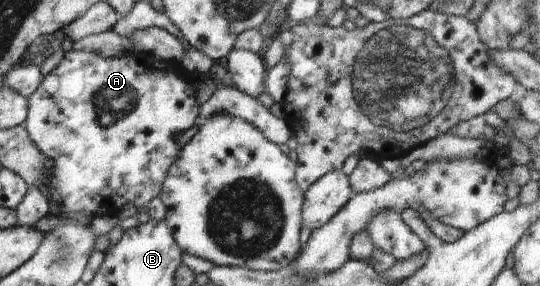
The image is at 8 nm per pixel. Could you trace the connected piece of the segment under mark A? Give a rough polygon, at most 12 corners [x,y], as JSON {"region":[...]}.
{"region":[[69,51],[24,127],[64,216],[139,212],[198,120],[132,54]]}

